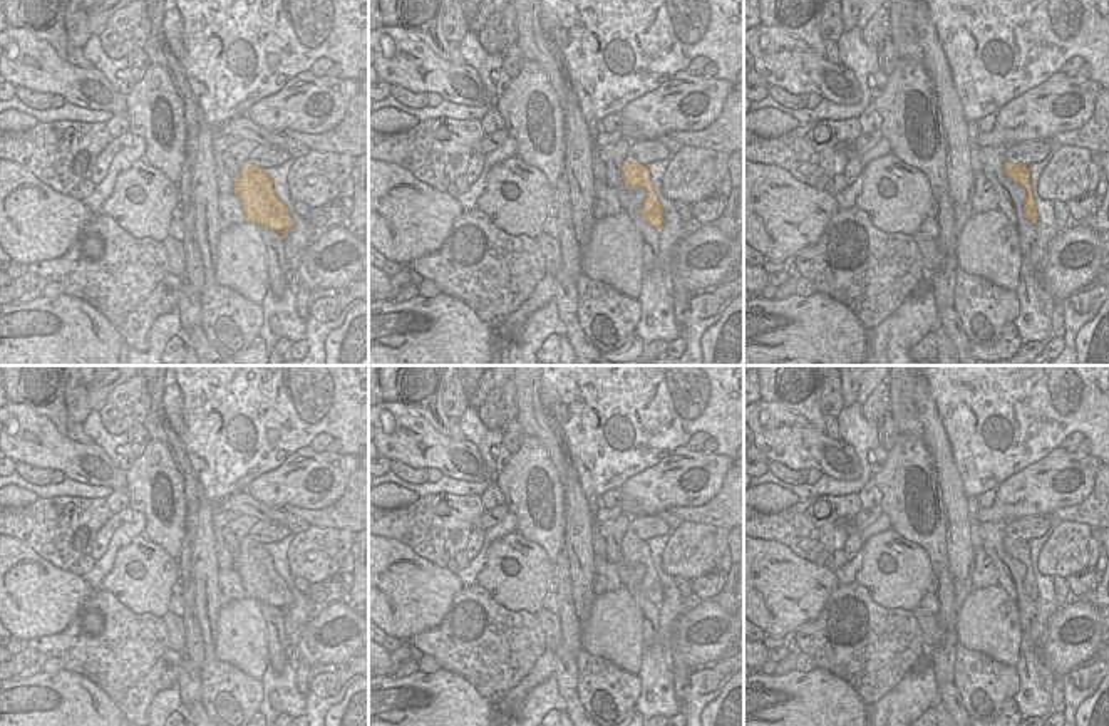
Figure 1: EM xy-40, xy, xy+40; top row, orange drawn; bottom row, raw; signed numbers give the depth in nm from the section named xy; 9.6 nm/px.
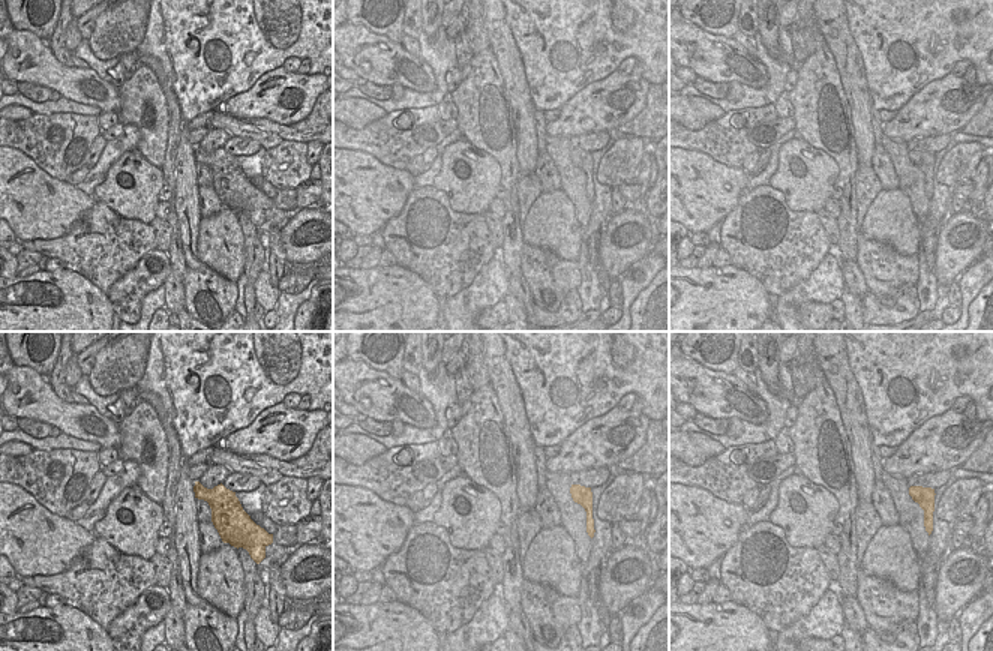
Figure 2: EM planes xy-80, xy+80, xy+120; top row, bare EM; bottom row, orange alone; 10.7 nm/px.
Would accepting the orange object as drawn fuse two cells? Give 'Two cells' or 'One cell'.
Two cells.

